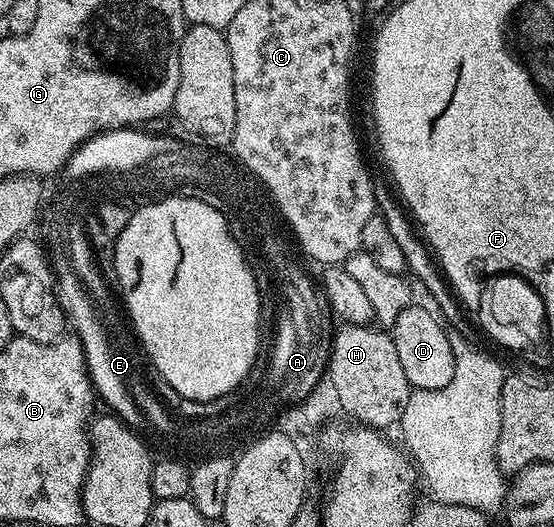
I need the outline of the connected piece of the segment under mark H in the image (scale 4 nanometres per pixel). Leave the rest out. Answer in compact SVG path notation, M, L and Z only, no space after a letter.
M356 323L340 326L331 340L329 364L330 390L339 398L340 408L352 415L356 424L387 429L400 422L413 393L401 369L397 347L386 330L375 325L362 327Z

